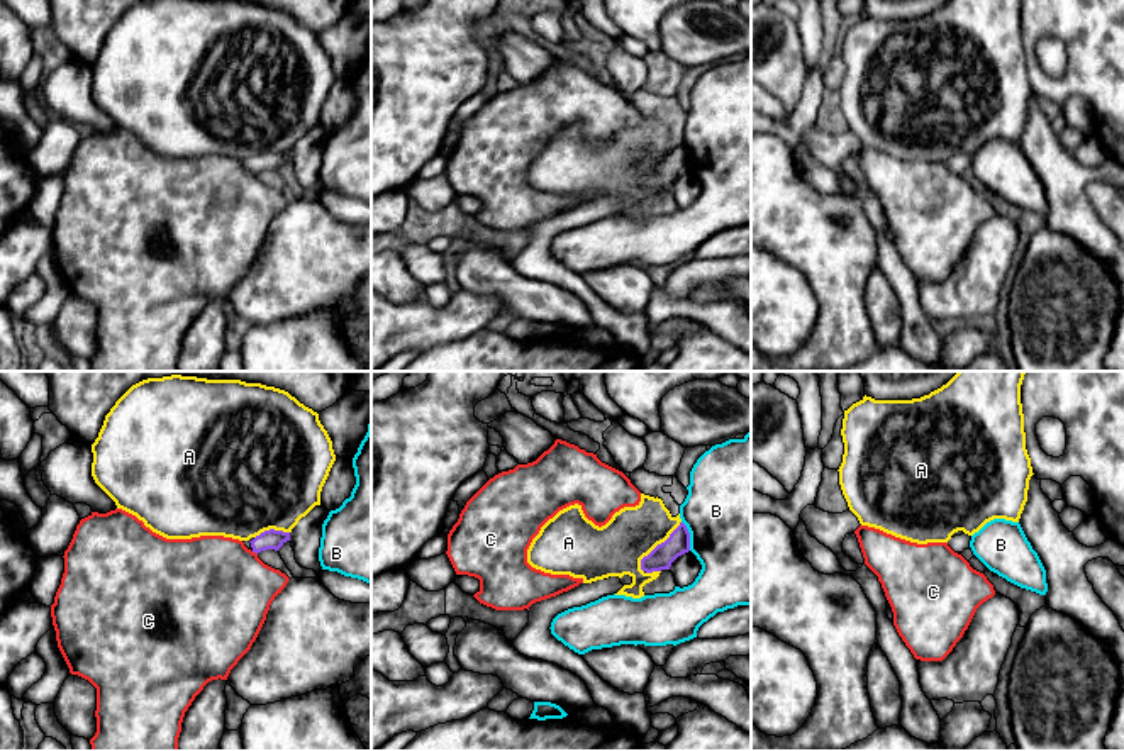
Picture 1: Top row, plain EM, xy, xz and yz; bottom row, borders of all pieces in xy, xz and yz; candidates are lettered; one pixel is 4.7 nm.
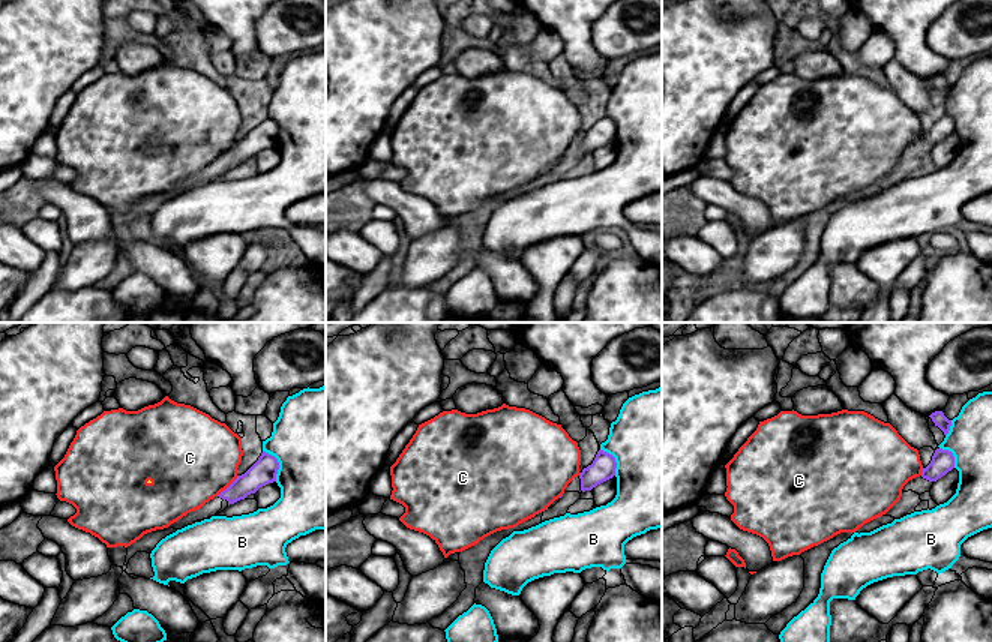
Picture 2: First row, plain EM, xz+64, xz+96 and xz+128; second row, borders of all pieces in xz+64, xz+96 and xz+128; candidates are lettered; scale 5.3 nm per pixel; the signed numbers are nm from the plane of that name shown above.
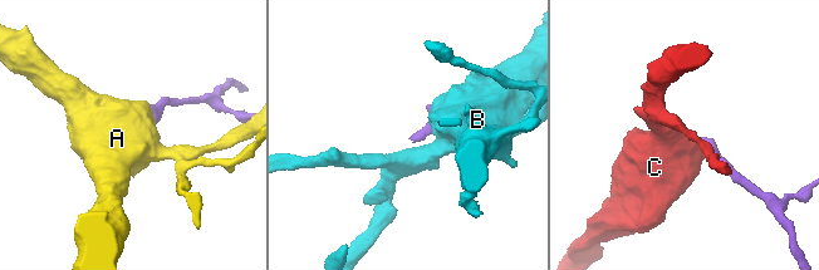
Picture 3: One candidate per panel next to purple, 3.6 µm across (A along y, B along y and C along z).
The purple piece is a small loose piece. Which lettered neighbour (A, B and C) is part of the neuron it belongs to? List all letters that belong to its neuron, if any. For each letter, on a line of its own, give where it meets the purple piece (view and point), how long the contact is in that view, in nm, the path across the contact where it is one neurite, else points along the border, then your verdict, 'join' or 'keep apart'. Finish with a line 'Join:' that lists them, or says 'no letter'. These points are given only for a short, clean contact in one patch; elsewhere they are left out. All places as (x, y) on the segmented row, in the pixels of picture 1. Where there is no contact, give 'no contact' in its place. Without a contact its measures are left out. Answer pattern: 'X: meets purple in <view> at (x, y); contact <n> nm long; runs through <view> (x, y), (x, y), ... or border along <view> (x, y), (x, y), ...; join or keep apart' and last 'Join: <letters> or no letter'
A: meets purple in xz at (658, 545); contact 300 nm long; border along xz (680, 521), (641, 560), (643, 572); keep apart
B: meets purple in xz at (689, 536); contact 150 nm long; keep apart
C: meets purple in xy at (255, 551); contact 40 nm long; border along xy (251, 551), (256, 555); keep apart
Join: no letter

